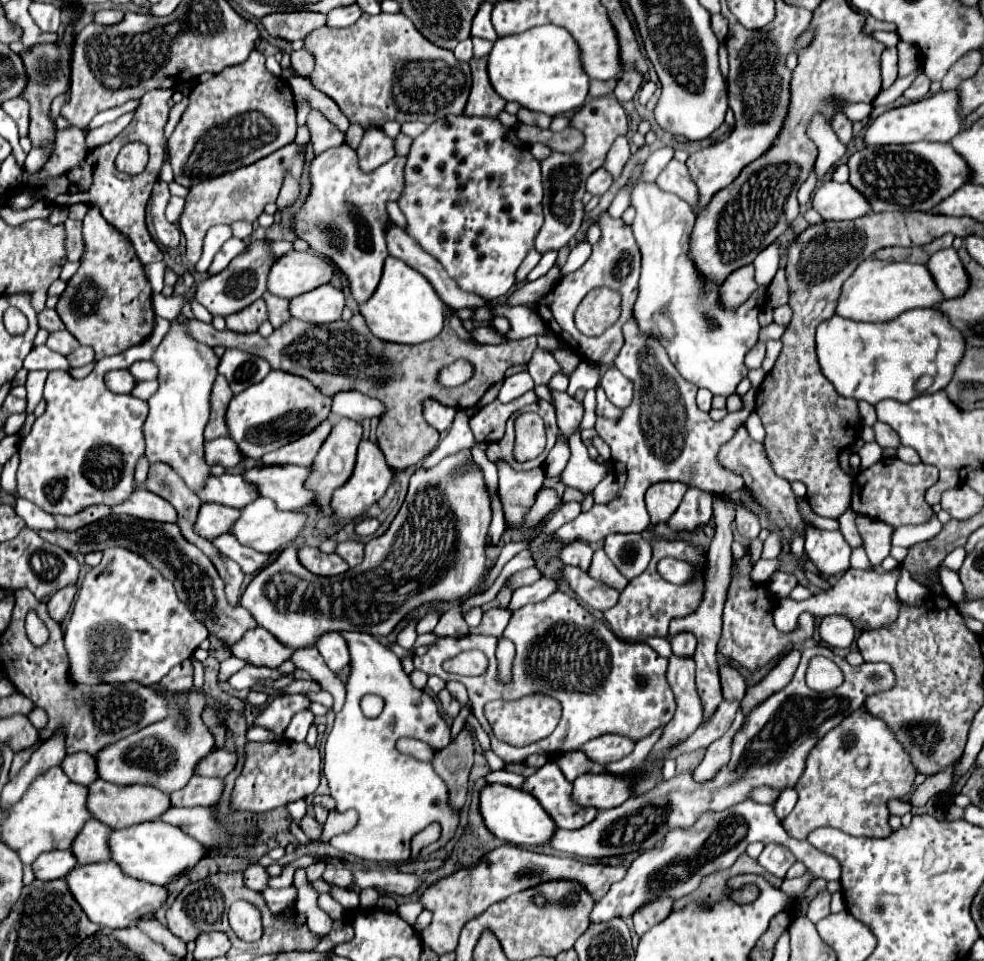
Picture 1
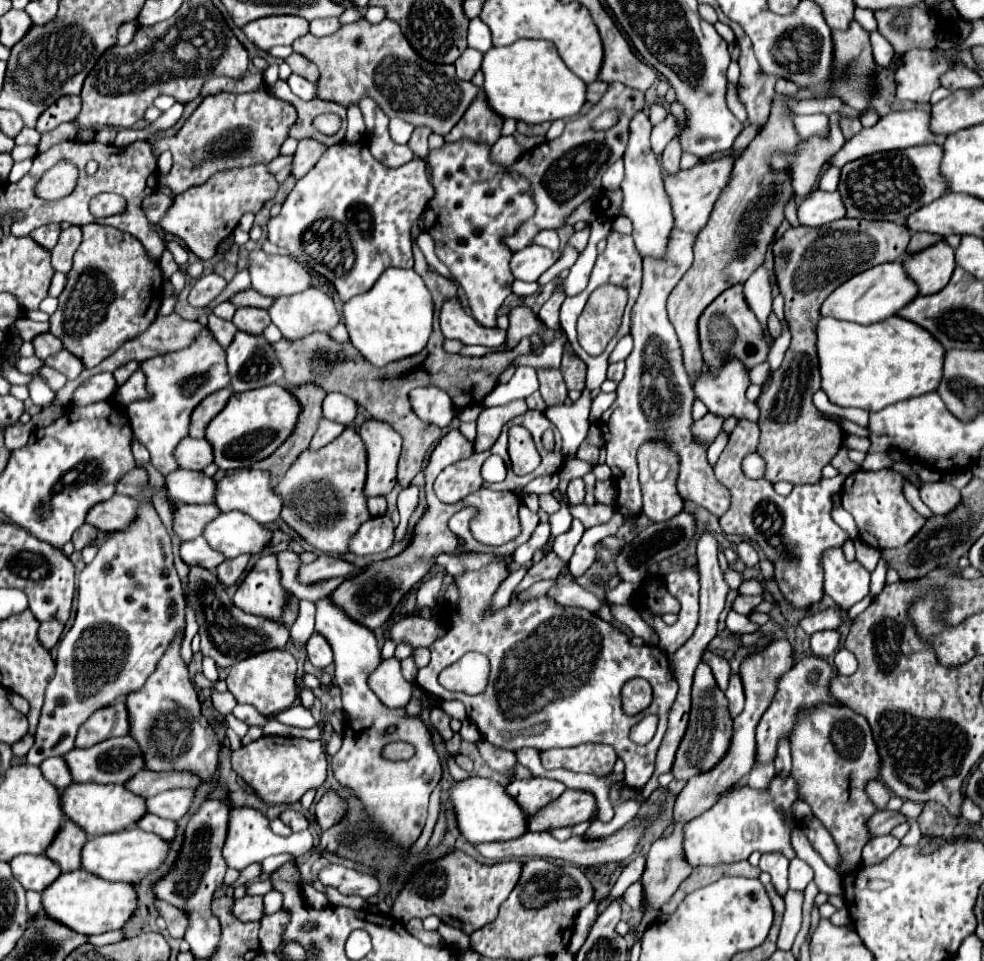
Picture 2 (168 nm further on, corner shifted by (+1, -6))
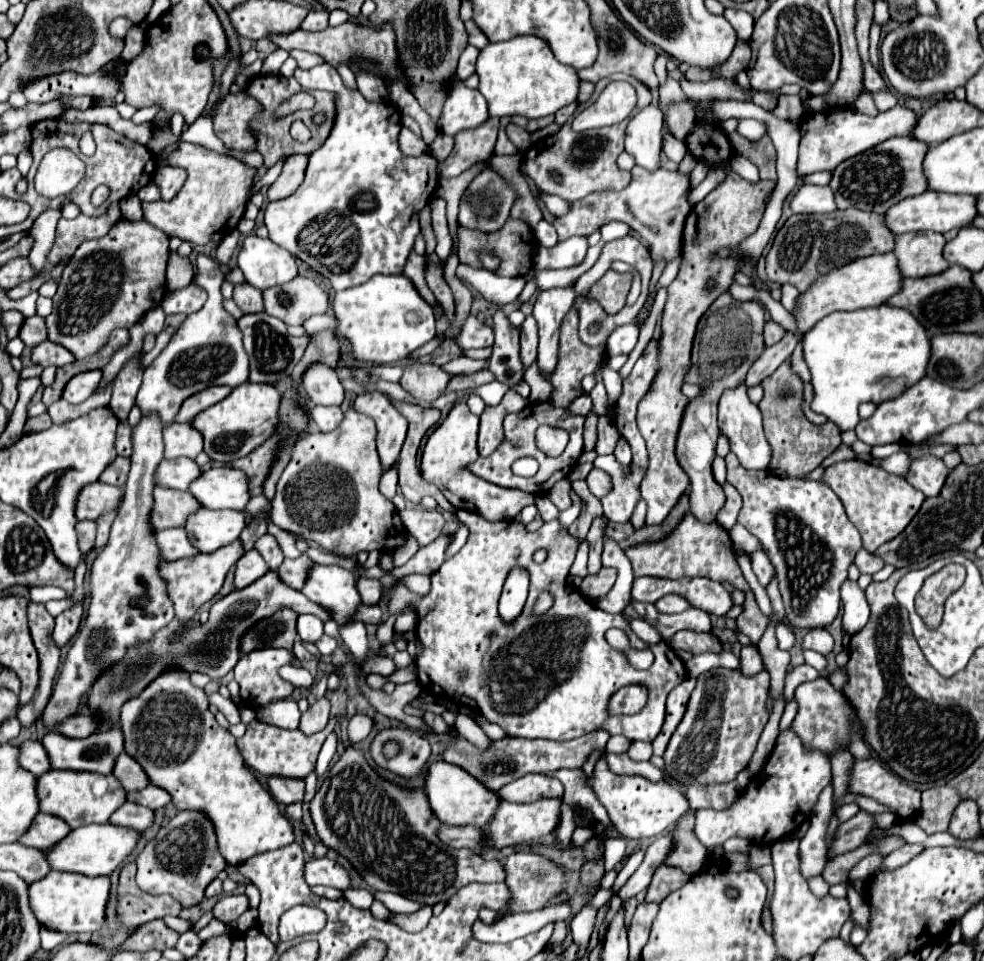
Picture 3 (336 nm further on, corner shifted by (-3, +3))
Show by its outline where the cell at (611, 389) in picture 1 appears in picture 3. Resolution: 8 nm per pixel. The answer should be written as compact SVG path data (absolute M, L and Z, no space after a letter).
M634 322L620 326L608 338L608 354L610 356L630 354L632 348L636 346L636 342L638 342L638 326Z

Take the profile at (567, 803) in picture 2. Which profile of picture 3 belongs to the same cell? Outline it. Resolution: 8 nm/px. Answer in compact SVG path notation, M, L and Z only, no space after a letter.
M540 798L532 804L514 804L514 802L502 802L498 814L494 816L494 822L486 826L488 834L496 838L492 848L504 848L504 846L516 846L540 840L544 836L550 836L556 832L560 822L560 806L562 798Z

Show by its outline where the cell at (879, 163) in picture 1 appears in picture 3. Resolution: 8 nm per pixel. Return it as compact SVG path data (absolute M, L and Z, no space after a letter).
M898 136L890 138L874 150L866 150L858 154L858 158L848 158L846 162L838 164L838 168L832 172L830 188L834 190L838 208L858 208L858 210L870 210L878 214L886 214L886 210L892 204L898 204L900 200L908 196L918 196L928 190L928 180L924 176L924 156L928 154L928 144L910 136Z

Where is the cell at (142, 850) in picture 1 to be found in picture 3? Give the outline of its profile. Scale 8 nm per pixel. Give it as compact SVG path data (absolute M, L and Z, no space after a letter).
M102 824L102 826L82 826L72 830L58 846L46 852L52 870L62 872L78 872L86 876L104 876L112 874L132 852L134 846L140 842L140 832L134 828L124 828L116 824Z

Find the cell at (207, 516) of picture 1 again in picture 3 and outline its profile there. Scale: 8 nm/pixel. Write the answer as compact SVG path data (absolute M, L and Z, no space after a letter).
M162 486L154 488L154 500L156 502L152 510L152 526L156 530L184 526L188 516L194 514L198 508L202 508L192 494Z

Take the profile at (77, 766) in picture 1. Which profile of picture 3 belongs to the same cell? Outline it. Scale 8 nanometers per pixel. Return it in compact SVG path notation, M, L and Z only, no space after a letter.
M28 740L28 742L20 744L20 764L22 764L22 768L30 770L36 776L42 776L52 770L50 758L48 758L42 742L38 742L38 740Z

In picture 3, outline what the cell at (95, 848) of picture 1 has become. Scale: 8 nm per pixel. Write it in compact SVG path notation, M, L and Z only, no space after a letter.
M38 814L34 826L30 826L26 838L22 838L22 844L40 848L40 850L50 850L62 838L66 838L70 834L70 830L72 828L62 818L58 818L54 814Z

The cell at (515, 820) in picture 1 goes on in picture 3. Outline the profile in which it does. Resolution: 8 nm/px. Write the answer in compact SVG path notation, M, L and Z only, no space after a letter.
M434 762L428 768L428 778L426 778L426 794L430 800L430 806L434 810L434 814L450 826L486 826L494 814L500 808L502 798L486 788L478 778L472 778L472 774L468 774L464 768L448 764L448 762Z

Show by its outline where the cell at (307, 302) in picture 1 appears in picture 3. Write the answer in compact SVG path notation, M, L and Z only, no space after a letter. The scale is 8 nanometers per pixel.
M298 276L282 286L268 288L262 294L264 312L280 318L284 324L302 326L310 316L326 314L330 308L328 292L304 276Z

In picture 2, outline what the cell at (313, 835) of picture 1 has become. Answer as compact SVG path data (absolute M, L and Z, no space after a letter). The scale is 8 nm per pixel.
M284 809L280 813L280 819L292 829L292 831L304 831L308 829L308 821L304 817L302 811L296 811L296 809Z

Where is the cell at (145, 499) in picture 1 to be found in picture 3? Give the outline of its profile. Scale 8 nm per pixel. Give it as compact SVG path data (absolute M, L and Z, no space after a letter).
M94 482L82 488L82 496L78 496L78 520L96 520L108 512L120 508L124 498L124 490L118 486Z

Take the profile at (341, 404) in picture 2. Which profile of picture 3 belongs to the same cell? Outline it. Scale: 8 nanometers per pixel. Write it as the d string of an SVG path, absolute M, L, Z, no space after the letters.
M324 364L310 366L302 378L302 384L314 406L340 406L346 398L336 372Z

